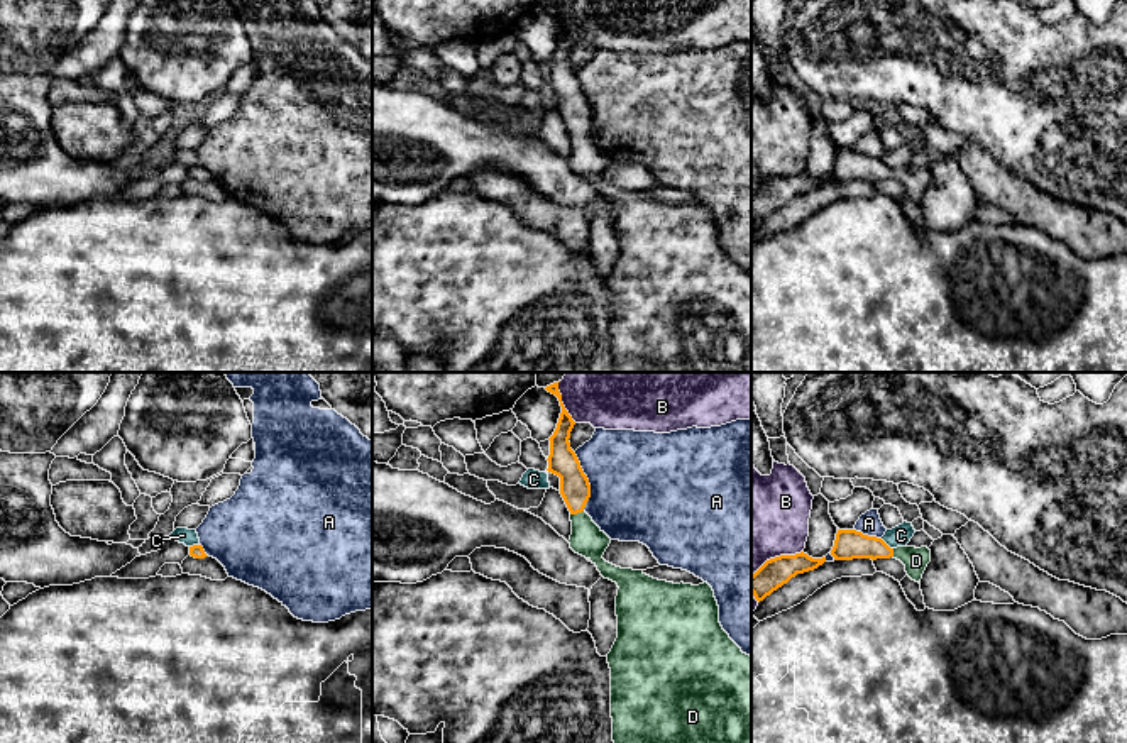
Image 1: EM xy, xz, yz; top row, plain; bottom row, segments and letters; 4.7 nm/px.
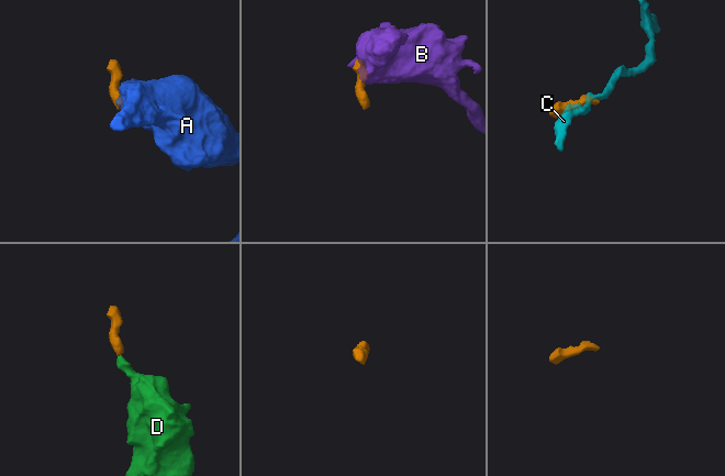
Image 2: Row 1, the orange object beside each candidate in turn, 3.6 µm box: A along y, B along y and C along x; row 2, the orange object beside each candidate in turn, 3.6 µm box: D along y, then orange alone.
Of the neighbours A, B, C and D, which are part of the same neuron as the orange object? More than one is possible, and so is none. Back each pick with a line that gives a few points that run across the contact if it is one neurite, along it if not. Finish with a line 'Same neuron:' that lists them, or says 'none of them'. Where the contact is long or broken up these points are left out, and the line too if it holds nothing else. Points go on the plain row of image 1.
D: Line: xz (574, 107), (576, 134), (588, 161)
Same neuron: D

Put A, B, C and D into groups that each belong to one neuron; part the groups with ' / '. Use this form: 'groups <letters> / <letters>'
groups A / B / C / D

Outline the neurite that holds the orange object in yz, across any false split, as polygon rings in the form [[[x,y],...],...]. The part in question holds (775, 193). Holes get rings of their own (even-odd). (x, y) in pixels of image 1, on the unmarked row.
[[[804,173],[770,179],[751,196],[751,215],[760,223],[797,195],[814,191],[824,183],[826,178],[812,179]]]

